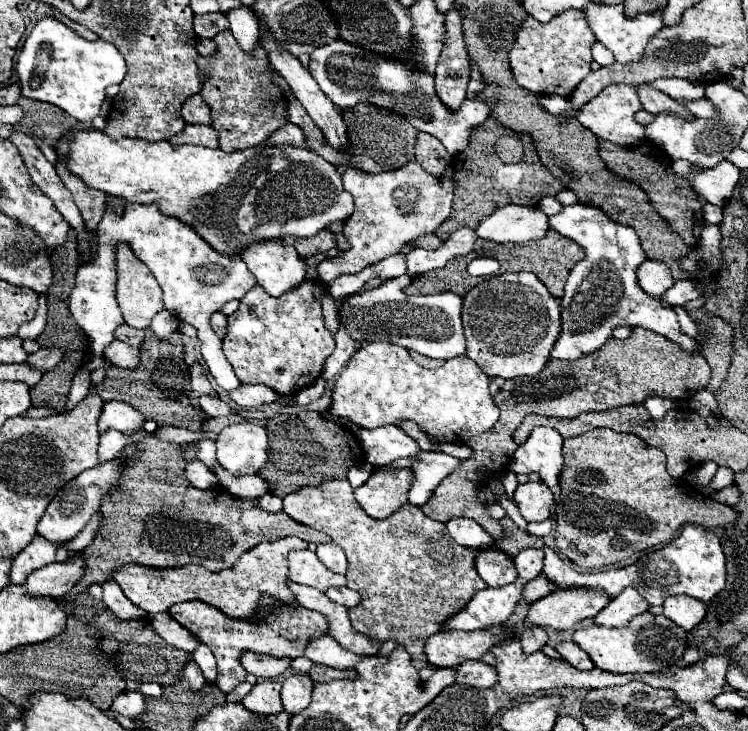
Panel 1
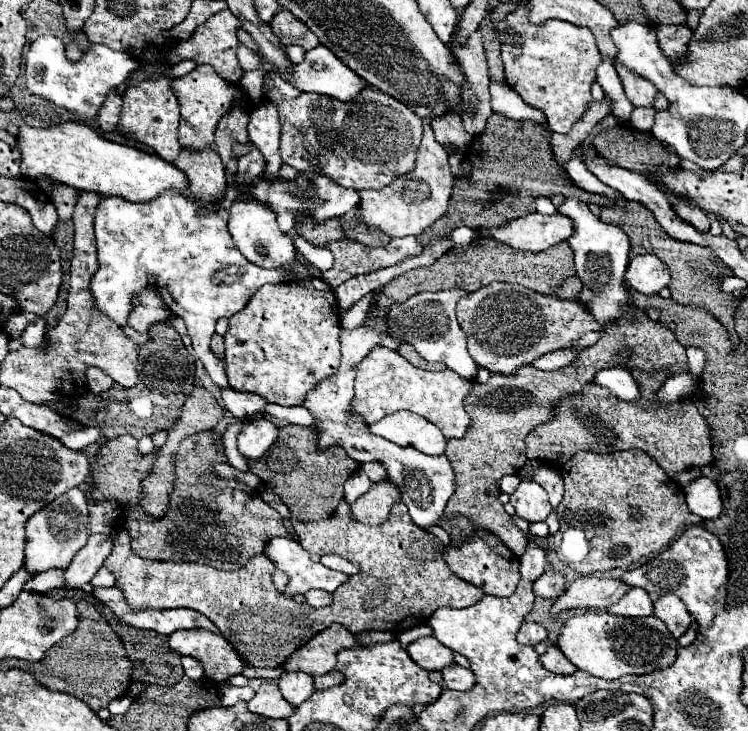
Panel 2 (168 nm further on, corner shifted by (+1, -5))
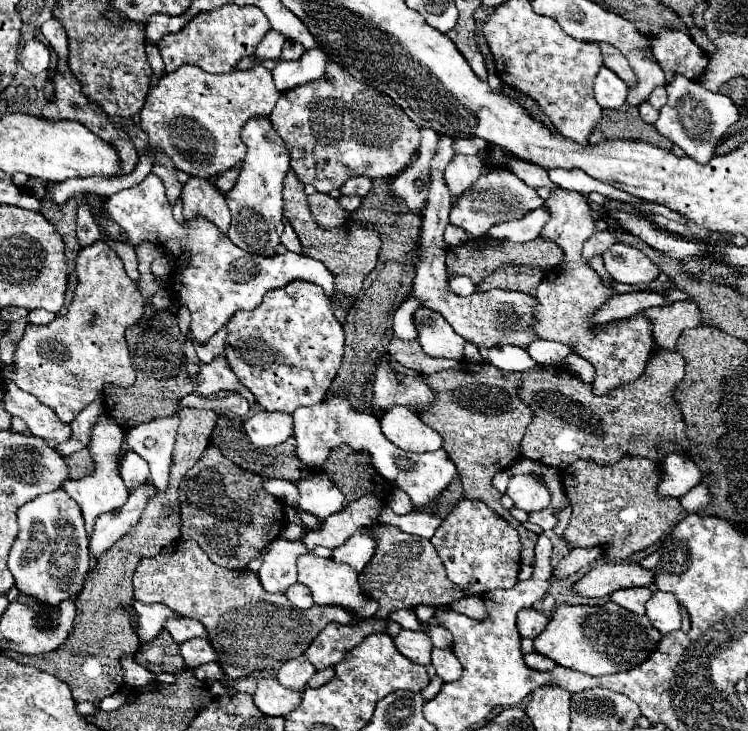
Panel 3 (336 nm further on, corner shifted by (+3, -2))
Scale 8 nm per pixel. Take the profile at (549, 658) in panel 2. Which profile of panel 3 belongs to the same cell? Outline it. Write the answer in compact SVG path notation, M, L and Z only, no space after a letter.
M531 652L531 654L525 654L525 664L527 664L529 668L533 668L533 670L541 670L541 672L553 670L553 668L557 666L557 664L555 664L551 658L547 658L547 656L539 654L539 652Z

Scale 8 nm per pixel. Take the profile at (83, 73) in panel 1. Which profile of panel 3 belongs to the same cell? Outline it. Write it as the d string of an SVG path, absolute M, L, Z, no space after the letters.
M29 40L25 42L19 60L27 72L39 74L39 72L45 72L51 64L51 50L47 44L39 40Z

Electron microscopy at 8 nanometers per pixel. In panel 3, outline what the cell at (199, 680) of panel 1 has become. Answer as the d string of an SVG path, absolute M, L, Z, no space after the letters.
M189 640L181 644L181 656L185 658L185 664L189 668L203 666L207 662L217 660L217 652L211 648L207 640Z

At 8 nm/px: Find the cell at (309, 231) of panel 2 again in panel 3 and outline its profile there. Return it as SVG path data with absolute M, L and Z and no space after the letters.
M315 192L311 194L309 198L309 208L311 208L311 216L313 220L325 228L325 230L331 230L331 228L337 228L341 224L347 222L347 216L349 212L345 212L335 198L331 198L329 194L321 194L321 192Z

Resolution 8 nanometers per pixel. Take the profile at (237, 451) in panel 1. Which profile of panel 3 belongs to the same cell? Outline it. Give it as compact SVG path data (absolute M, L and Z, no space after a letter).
M261 410L243 422L243 430L249 442L257 448L277 446L293 434L293 418L285 412Z

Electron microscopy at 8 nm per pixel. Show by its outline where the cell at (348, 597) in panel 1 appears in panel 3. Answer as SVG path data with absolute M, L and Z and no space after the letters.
M295 584L295 586L289 586L289 590L285 590L285 596L289 598L289 602L293 602L293 606L301 608L301 610L307 610L311 608L315 602L313 602L313 596L311 592L307 590L305 584Z

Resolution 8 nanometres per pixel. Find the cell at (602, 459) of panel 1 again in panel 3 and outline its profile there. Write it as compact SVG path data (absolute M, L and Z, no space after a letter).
M627 454L625 458L621 458L619 462L609 464L609 466L589 462L589 460L577 460L565 468L561 482L563 482L565 494L571 502L571 508L573 508L571 522L569 522L563 538L573 548L597 548L597 546L601 546L603 558L607 558L607 560L627 560L631 554L653 546L677 522L681 522L687 516L685 508L681 506L681 502L677 498L663 498L657 494L657 486L661 482L661 470L657 468L657 464L653 464L651 460L641 458L641 456Z

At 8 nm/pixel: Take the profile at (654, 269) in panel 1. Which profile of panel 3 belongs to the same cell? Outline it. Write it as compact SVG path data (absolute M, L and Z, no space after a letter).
M621 242L613 244L605 254L603 262L613 280L621 284L649 284L659 276L657 264L649 260L641 250L625 246Z

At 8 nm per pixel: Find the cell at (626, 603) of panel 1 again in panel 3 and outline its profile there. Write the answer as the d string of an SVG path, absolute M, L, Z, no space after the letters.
M625 588L613 592L609 598L635 614L645 614L645 602L651 598L651 594L653 592L649 588Z

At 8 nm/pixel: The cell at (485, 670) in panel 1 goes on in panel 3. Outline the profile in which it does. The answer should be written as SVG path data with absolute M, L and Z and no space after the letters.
M433 648L433 666L437 670L437 676L441 676L443 682L455 682L461 678L463 668L457 660L457 656L451 650L443 650L443 648Z

